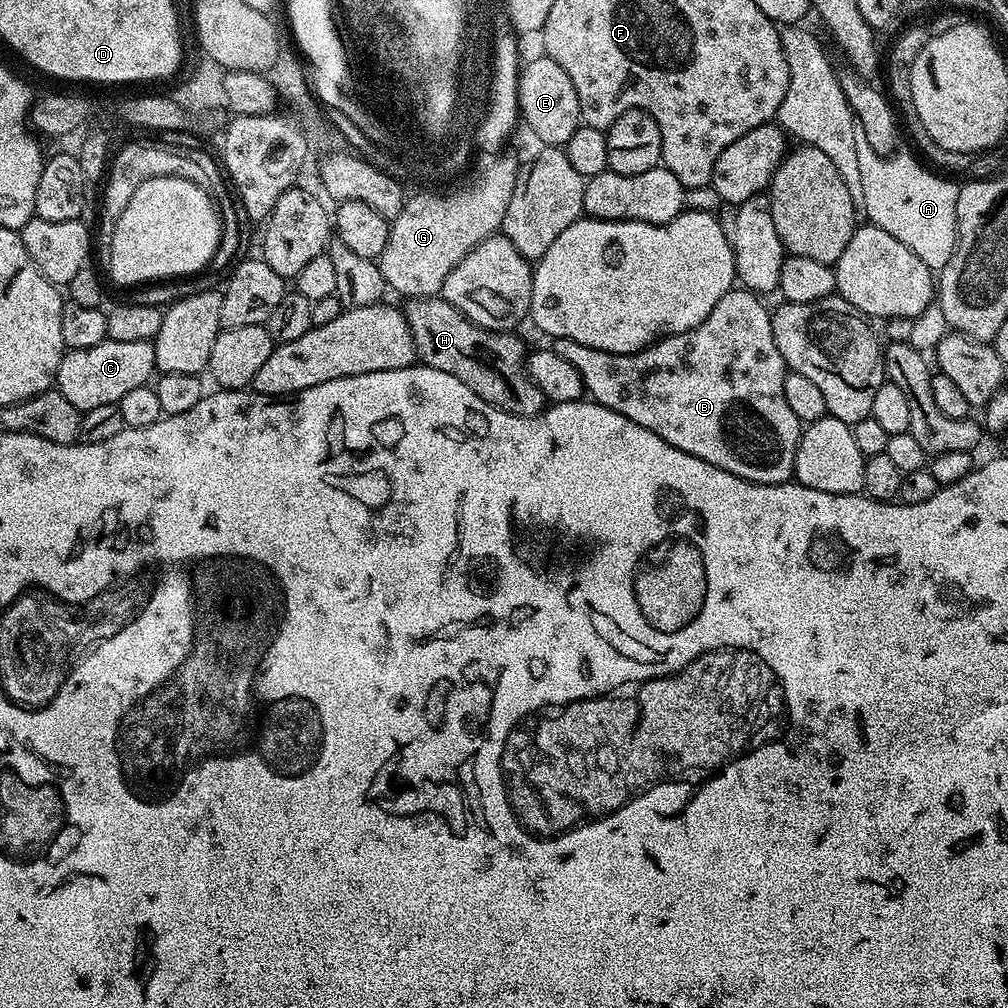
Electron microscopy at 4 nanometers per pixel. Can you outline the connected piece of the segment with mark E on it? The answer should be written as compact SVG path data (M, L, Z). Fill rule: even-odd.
M537 54L528 65L519 69L517 78L517 102L519 119L529 128L544 146L563 146L570 142L570 134L578 130L582 123L578 93L574 91L574 82L570 82L570 74L554 62L554 58Z

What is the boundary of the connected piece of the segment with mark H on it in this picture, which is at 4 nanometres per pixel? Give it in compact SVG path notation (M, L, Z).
M416 298L411 301L409 308L403 309L405 319L410 326L410 334L414 338L414 346L419 363L426 368L442 370L446 374L454 374L458 382L466 382L478 398L495 408L501 408L515 416L536 416L543 412L546 401L542 390L528 376L526 367L526 347L512 332L487 332L482 326L468 320L457 308L450 306L450 302L439 298Z

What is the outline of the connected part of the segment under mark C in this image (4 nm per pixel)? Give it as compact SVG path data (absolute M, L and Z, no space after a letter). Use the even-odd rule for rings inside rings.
M106 339L98 346L90 346L86 350L65 351L56 371L54 388L62 394L62 398L66 398L66 402L70 402L70 406L83 414L98 406L119 404L122 394L148 384L155 372L153 341L118 342Z

